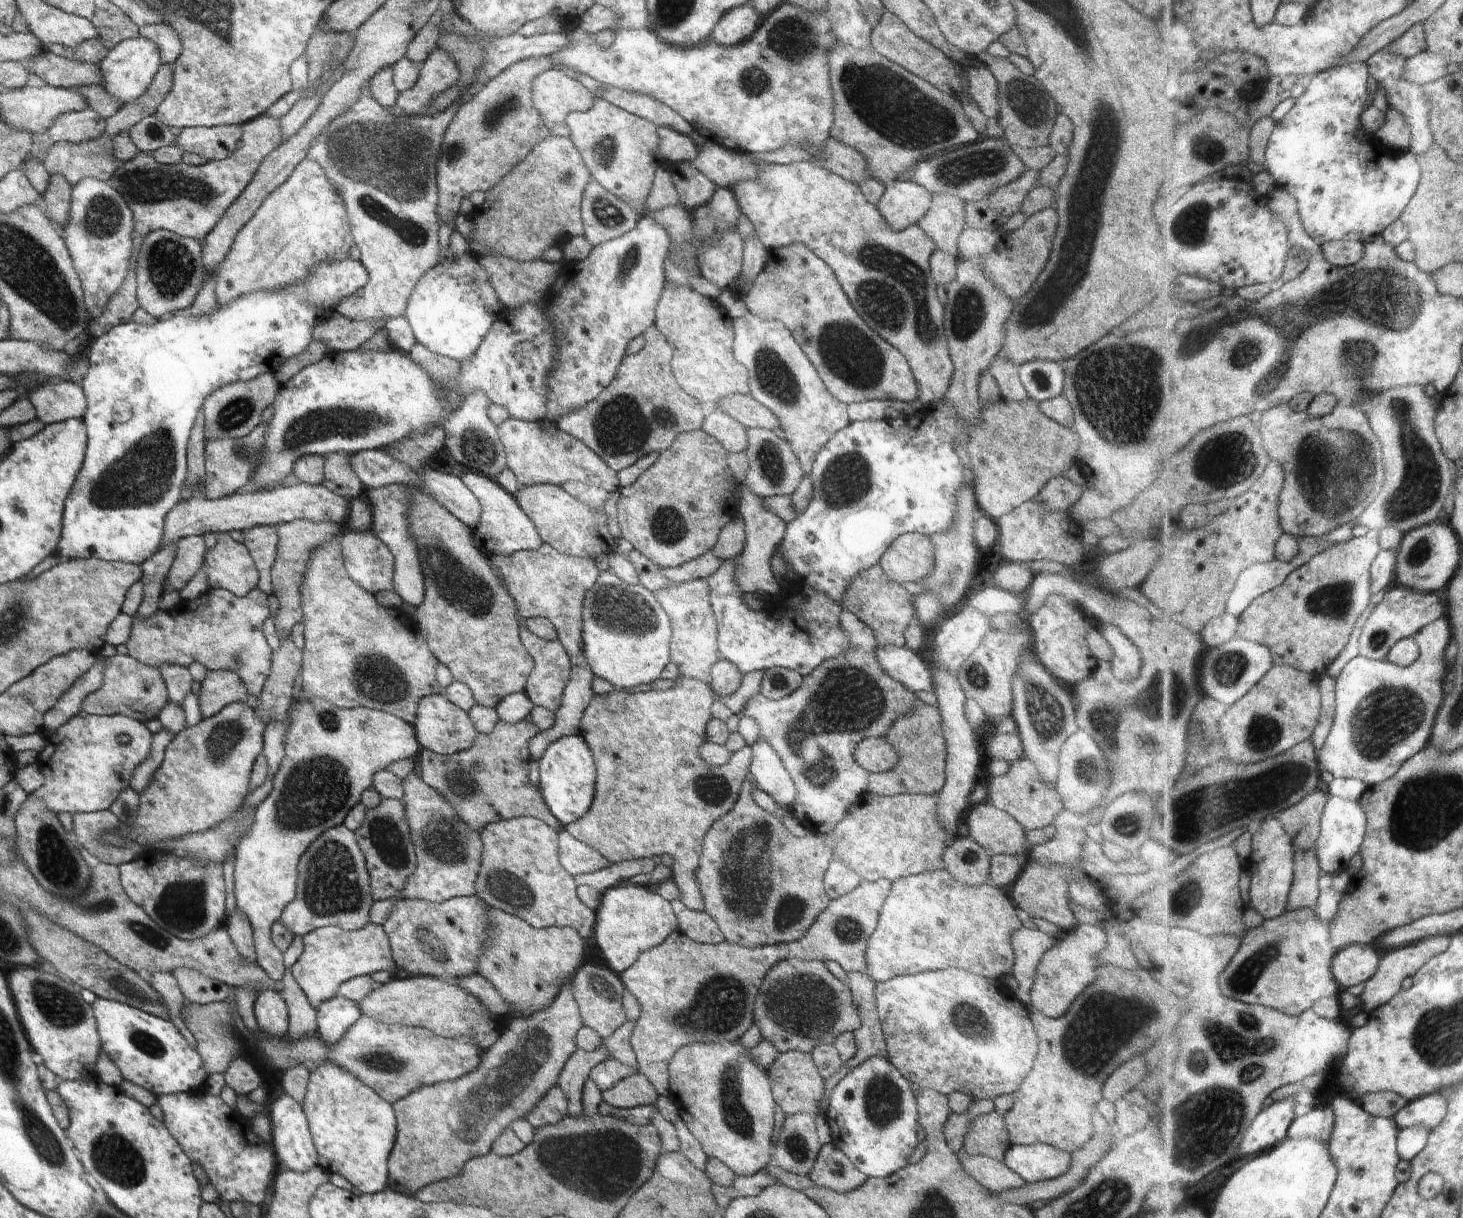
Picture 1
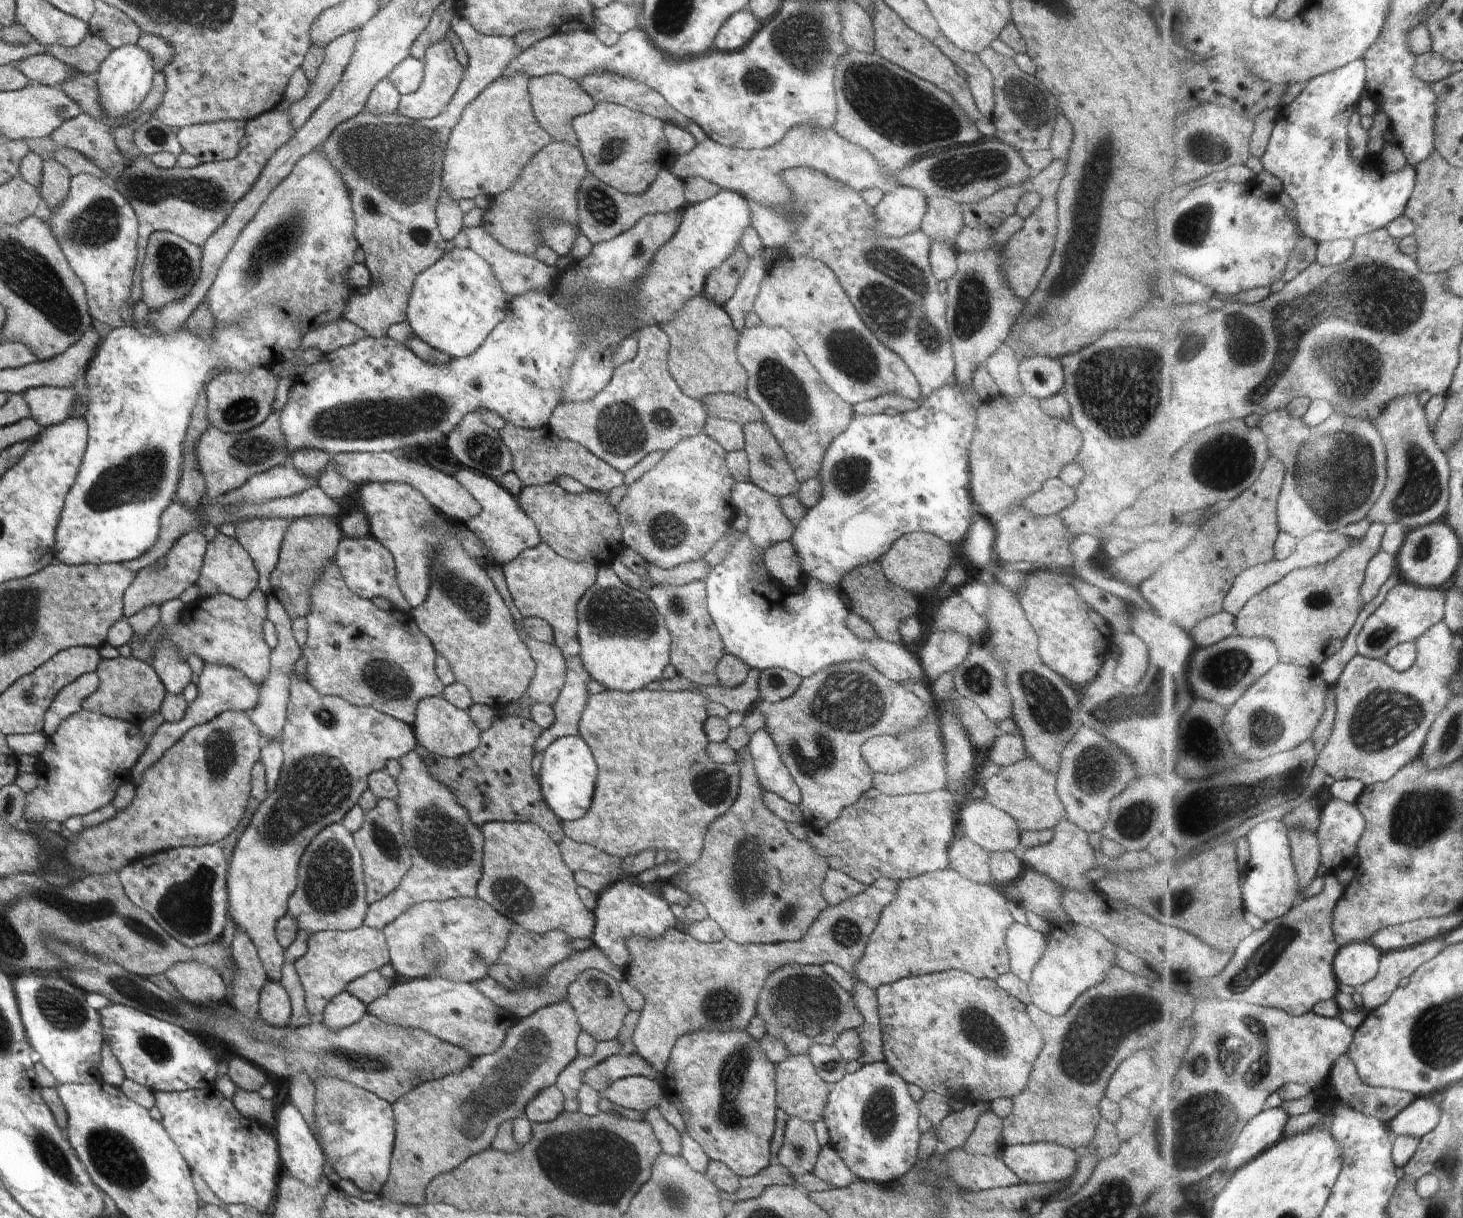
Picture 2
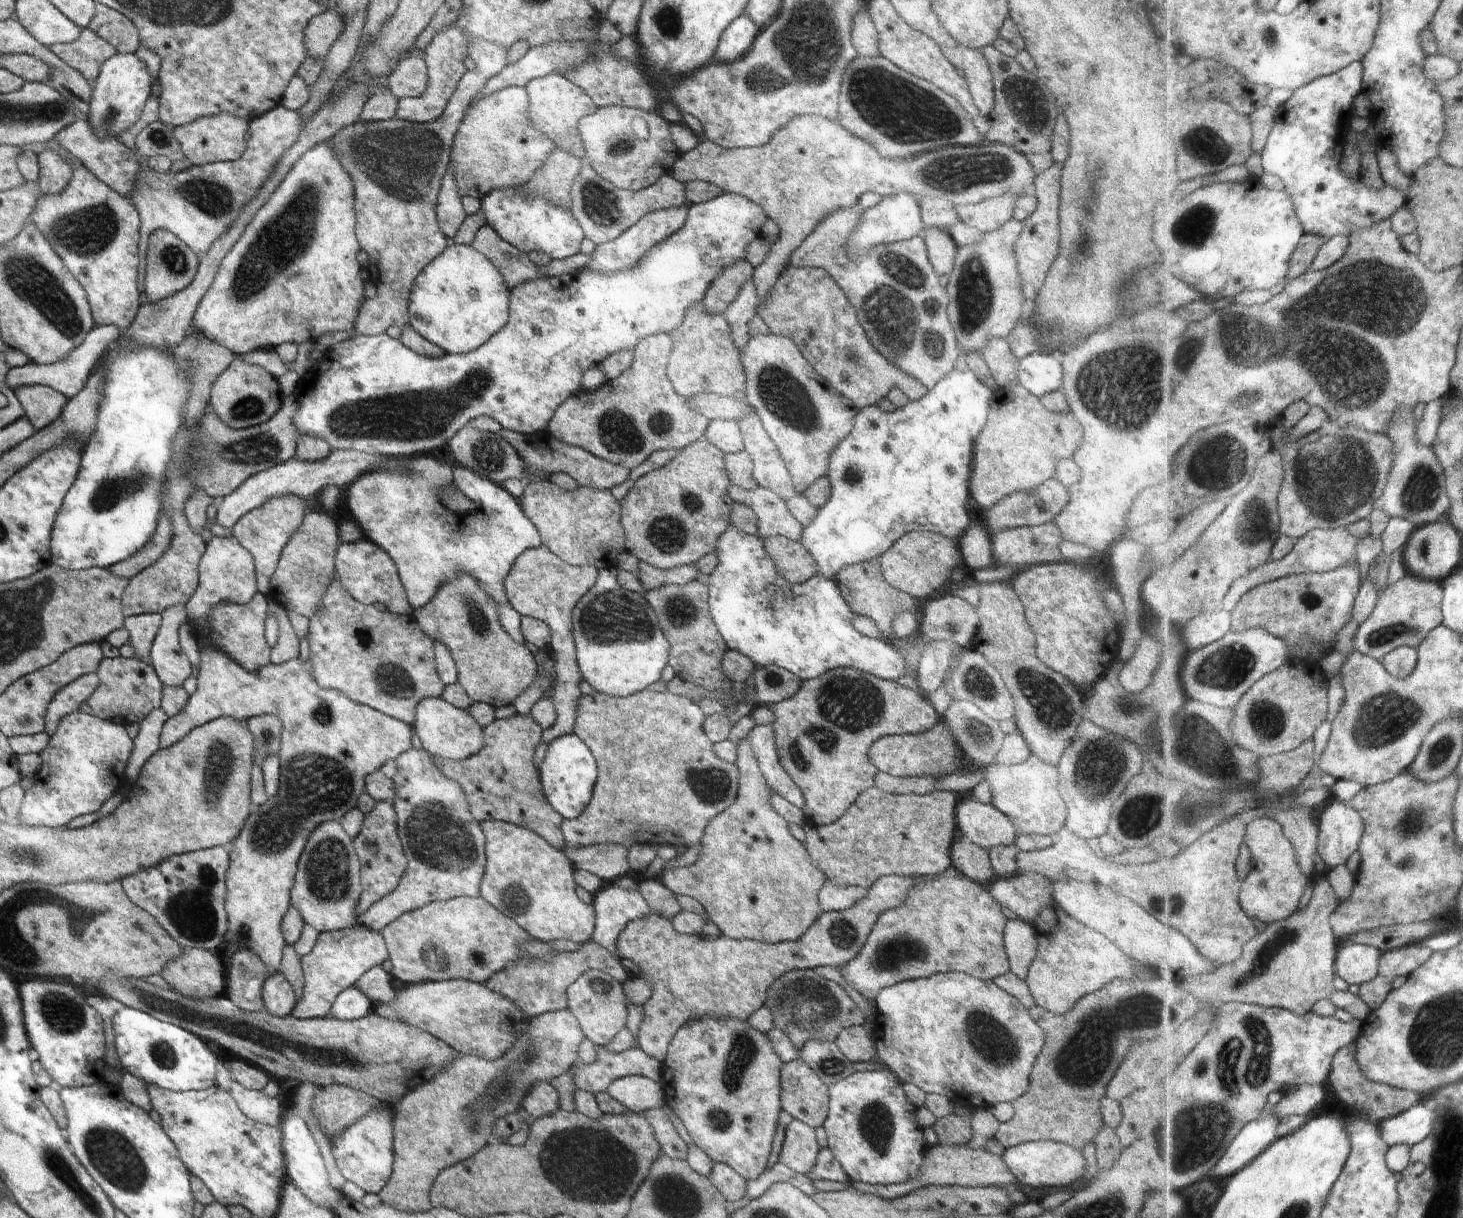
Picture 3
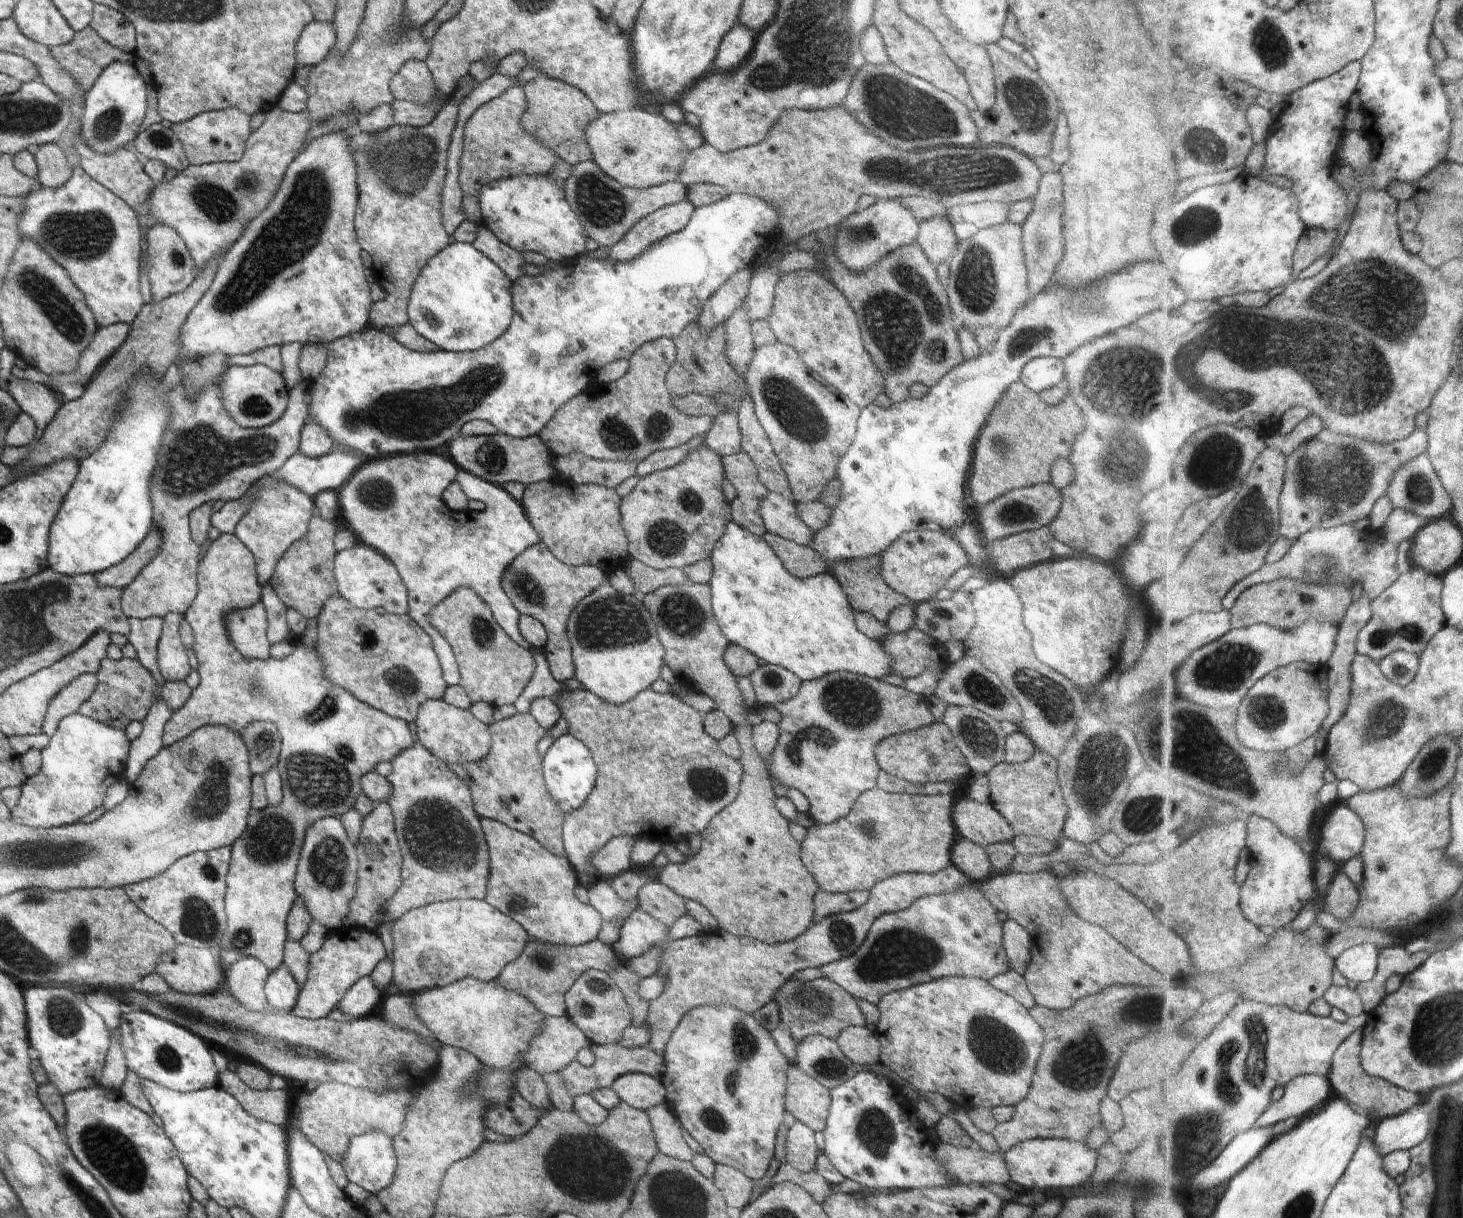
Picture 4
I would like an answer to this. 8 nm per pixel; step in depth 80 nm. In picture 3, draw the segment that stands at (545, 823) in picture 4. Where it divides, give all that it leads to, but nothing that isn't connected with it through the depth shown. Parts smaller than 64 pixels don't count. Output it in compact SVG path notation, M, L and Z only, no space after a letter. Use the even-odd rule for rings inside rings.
M529 715L495 719L483 728L484 747L474 756L460 761L439 757L432 760L444 776L460 784L469 810L478 823L501 821L528 828L556 850L563 851L566 846L561 830L564 819L544 797L539 770L533 762L542 732L543 729Z

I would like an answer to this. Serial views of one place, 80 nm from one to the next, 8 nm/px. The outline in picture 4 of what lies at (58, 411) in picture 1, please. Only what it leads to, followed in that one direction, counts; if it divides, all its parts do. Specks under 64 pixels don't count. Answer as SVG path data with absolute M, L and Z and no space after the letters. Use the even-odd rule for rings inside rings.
M14 375L9 376L6 388L23 412L34 418L39 437L61 406L55 394L43 384L33 383Z

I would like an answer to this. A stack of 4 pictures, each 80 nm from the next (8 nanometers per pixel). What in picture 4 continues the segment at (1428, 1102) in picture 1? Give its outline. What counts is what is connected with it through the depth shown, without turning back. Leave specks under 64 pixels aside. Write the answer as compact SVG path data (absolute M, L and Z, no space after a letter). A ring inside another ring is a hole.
M1426 1106L1405 1112L1397 1117L1386 1117L1377 1122L1375 1143L1384 1156L1390 1152L1411 1151L1422 1144L1431 1129L1431 1116Z

